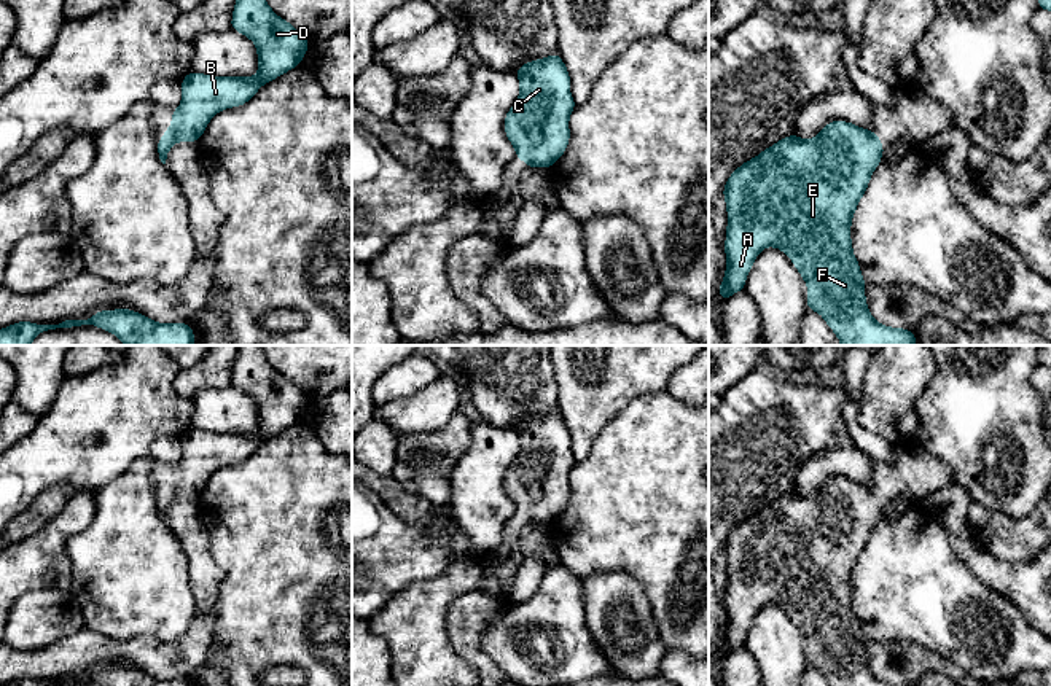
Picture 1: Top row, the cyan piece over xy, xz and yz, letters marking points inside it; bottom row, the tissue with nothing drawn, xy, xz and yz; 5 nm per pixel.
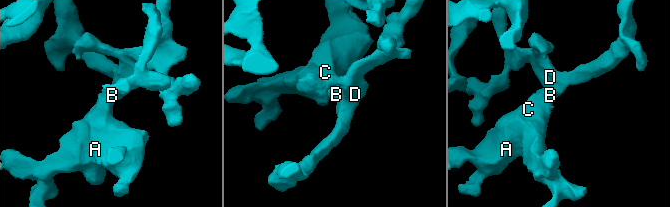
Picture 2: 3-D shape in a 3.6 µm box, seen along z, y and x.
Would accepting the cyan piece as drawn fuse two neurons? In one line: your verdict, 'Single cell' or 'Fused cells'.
Single cell

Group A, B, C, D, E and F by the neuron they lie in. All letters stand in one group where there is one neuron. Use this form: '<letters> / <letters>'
A B C D E F

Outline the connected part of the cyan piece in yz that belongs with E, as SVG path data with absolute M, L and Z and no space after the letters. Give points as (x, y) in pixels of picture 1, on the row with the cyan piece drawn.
M847 121L828 123L814 138L803 140L796 134L776 142L753 159L739 166L725 183L726 199L726 272L718 286L718 296L726 301L731 294L744 291L747 274L758 253L766 247L780 248L799 271L807 283L807 309L819 312L834 331L841 345L917 345L914 331L881 325L871 317L866 306L865 280L855 259L850 239L850 224L869 178L882 159L885 146L879 134L862 129Z

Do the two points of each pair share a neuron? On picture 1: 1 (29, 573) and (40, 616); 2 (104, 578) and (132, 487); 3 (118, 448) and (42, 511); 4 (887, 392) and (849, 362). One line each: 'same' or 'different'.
1: different
2: same
3: different
4: different

